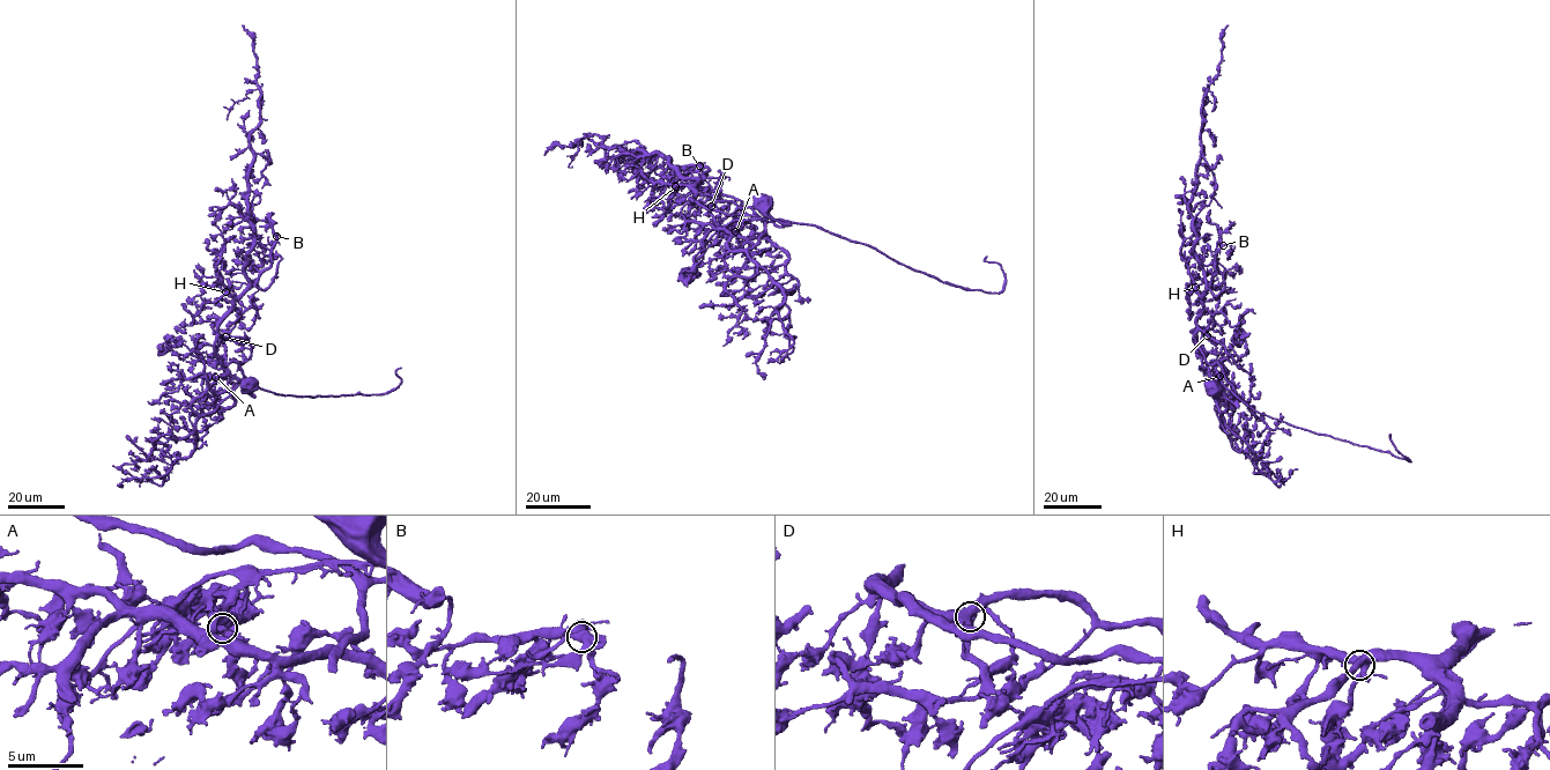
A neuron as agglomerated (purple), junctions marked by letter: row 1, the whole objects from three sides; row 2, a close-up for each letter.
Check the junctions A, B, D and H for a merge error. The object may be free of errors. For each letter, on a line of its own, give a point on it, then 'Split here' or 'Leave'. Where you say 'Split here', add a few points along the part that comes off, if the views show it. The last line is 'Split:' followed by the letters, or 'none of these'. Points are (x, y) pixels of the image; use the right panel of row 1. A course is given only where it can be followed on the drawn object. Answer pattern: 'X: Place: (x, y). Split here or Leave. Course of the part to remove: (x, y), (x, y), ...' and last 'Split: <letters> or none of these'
A: Place: (1220, 376). Split here. Course of the part to remove: (1220, 376), (1241, 400), (1272, 417), (1410, 460), (1396, 450), (1389, 435)
B: Place: (1223, 245). Leave
D: Place: (1207, 335). Leave
H: Place: (1195, 287). Leave
Split: A

